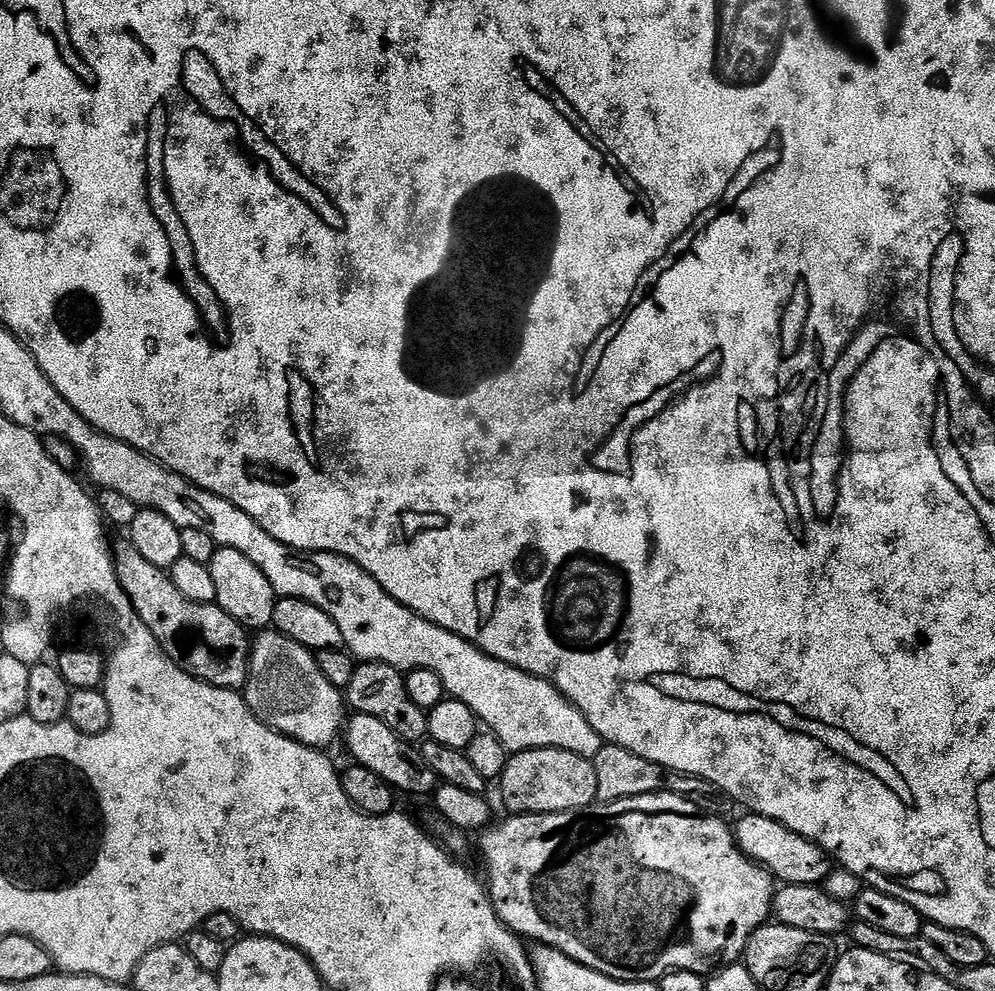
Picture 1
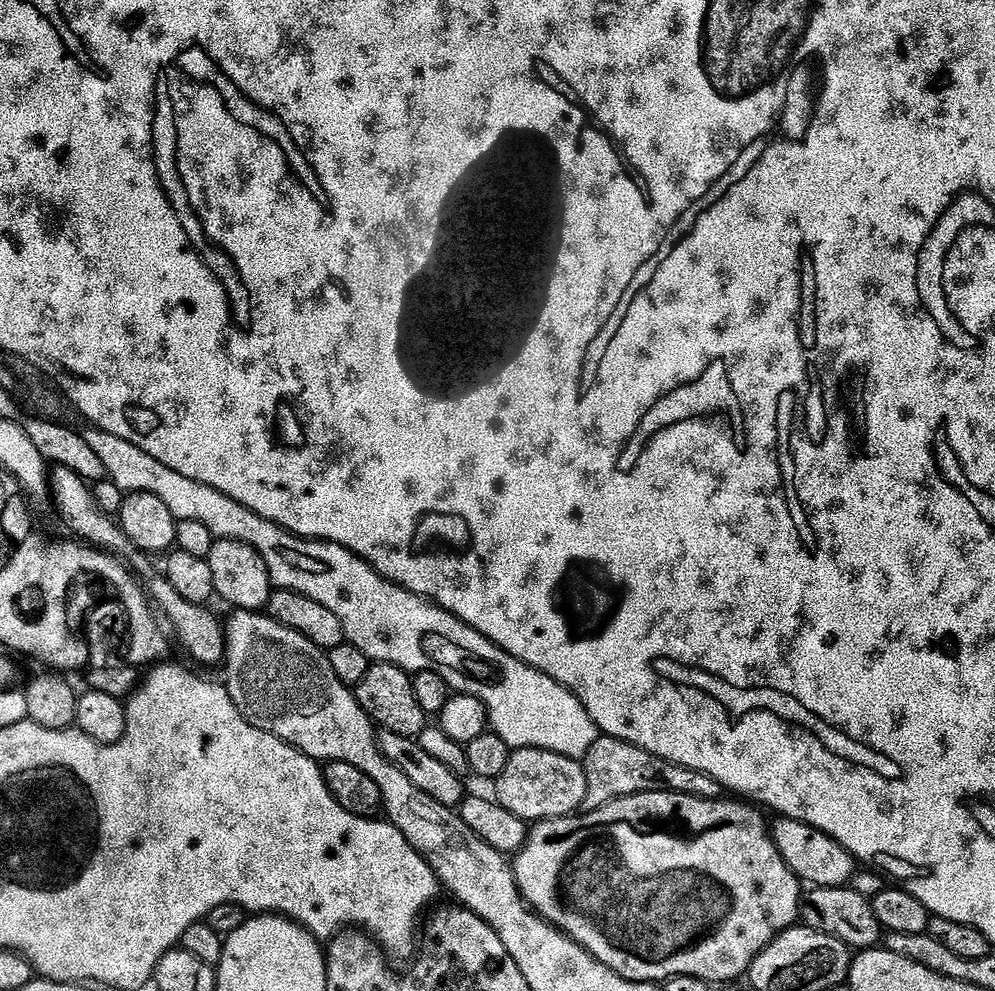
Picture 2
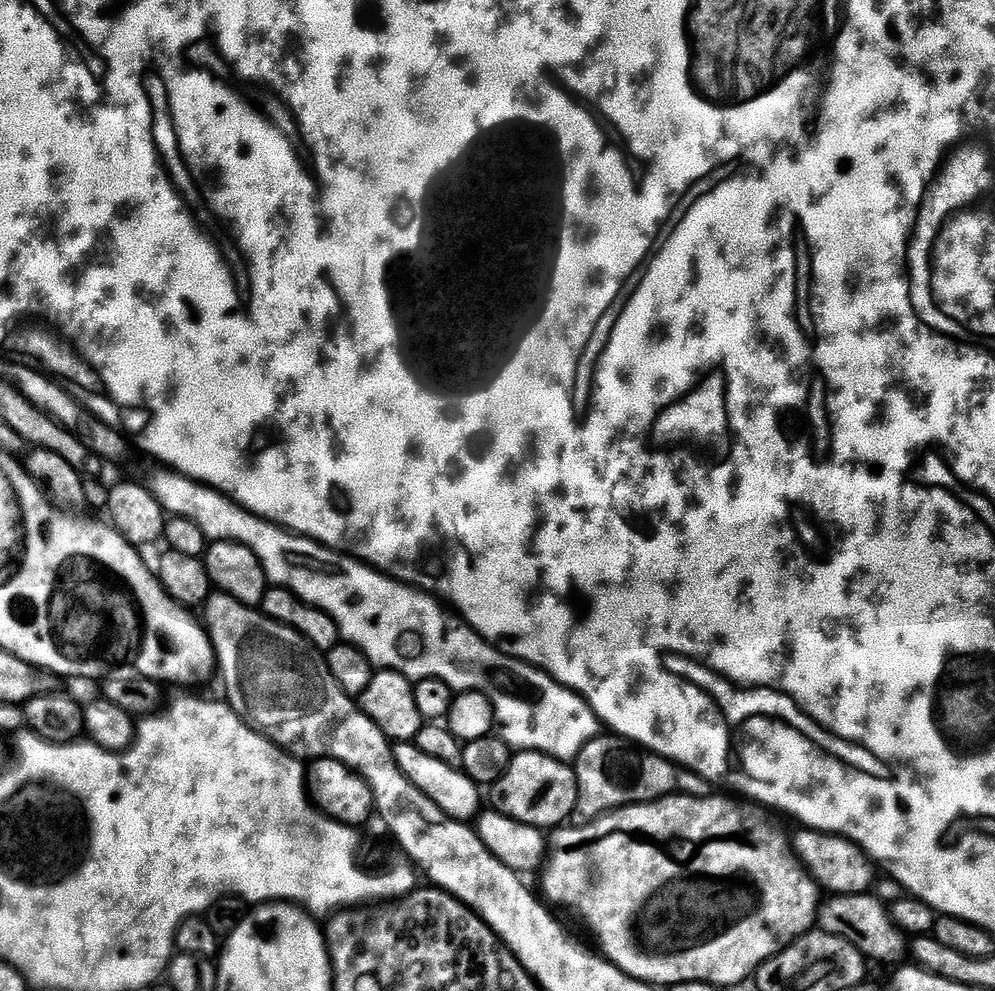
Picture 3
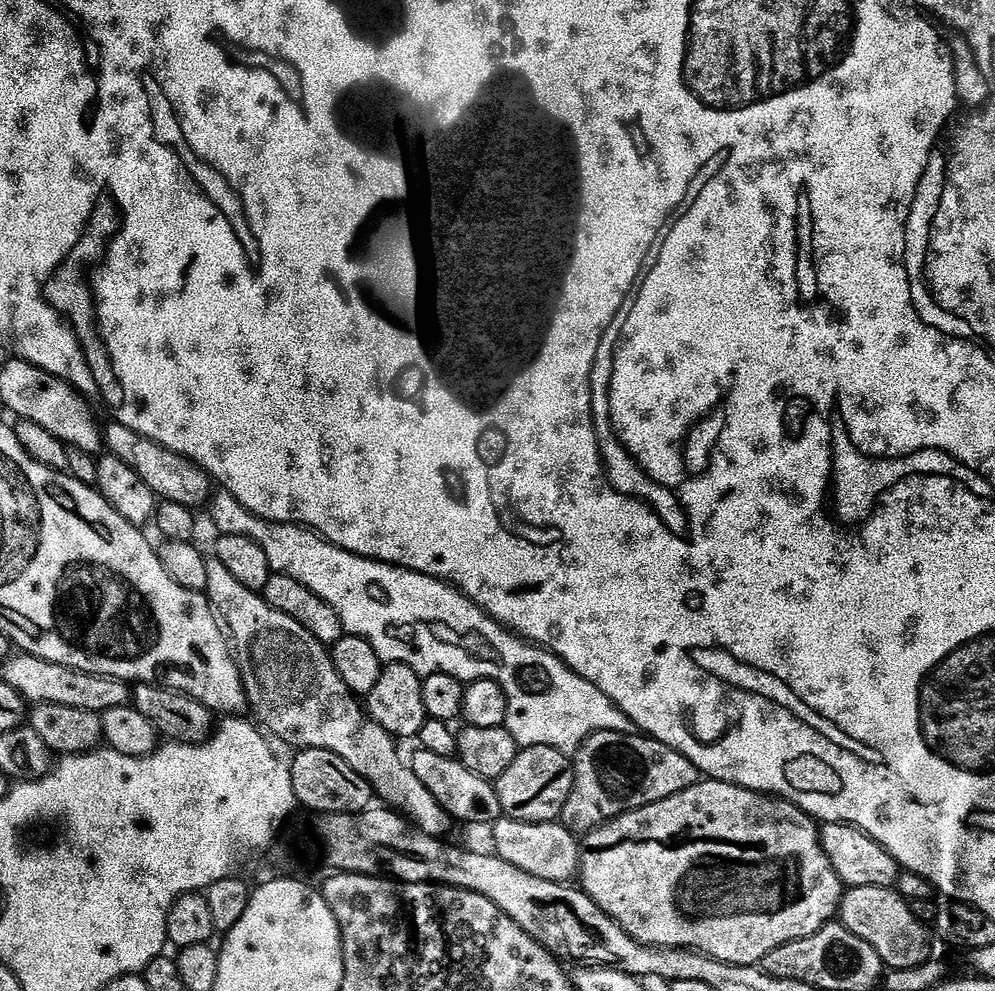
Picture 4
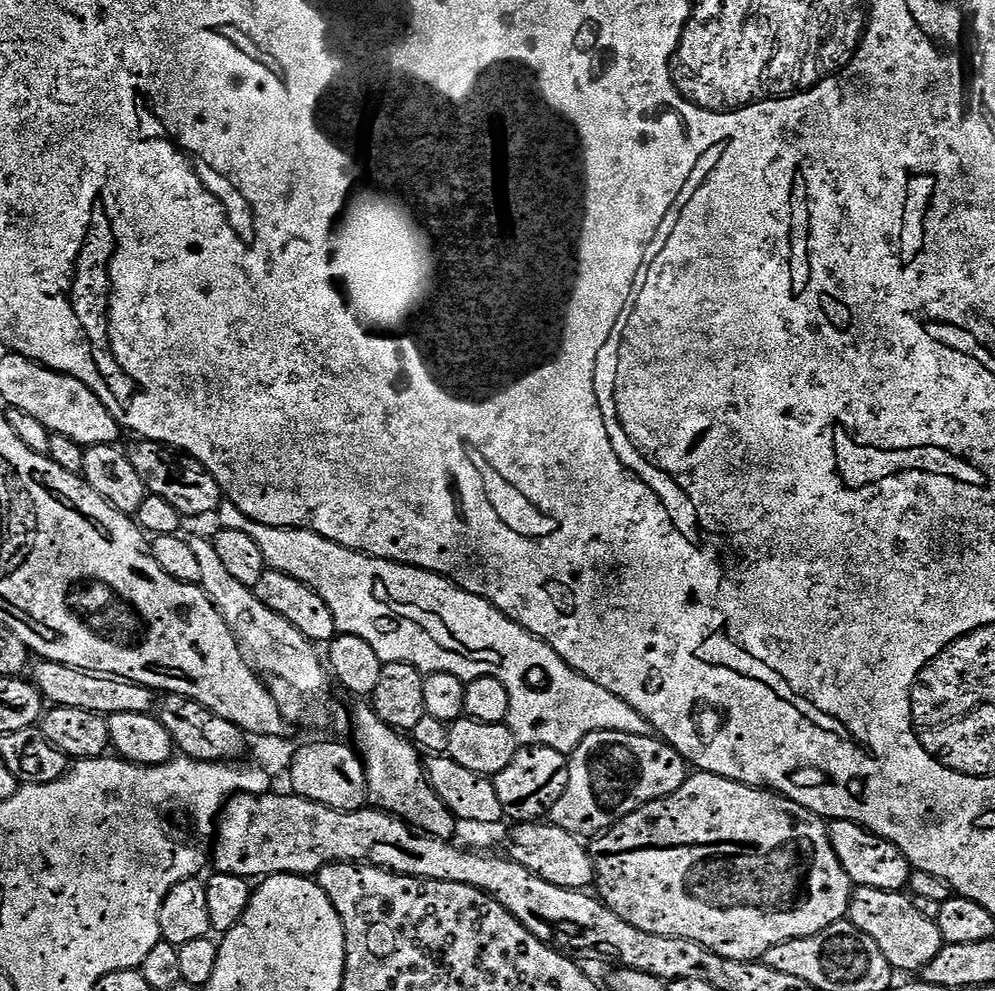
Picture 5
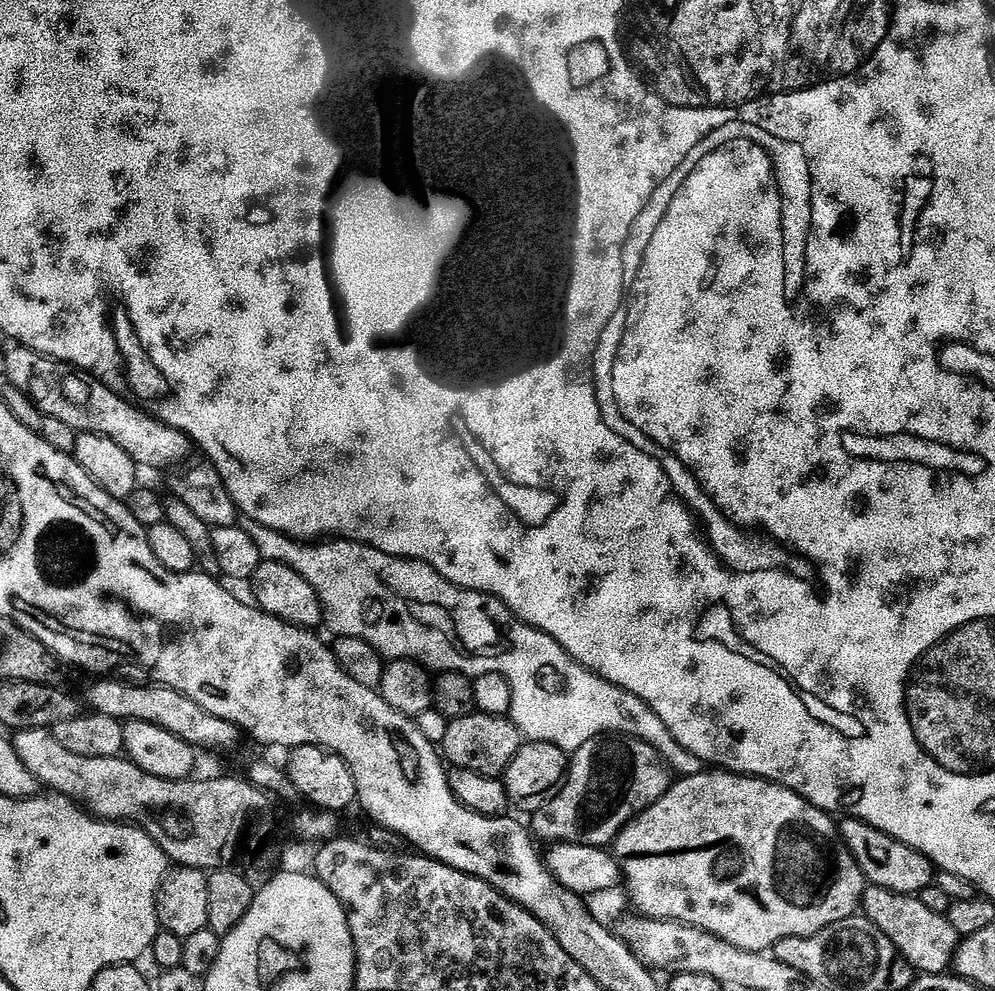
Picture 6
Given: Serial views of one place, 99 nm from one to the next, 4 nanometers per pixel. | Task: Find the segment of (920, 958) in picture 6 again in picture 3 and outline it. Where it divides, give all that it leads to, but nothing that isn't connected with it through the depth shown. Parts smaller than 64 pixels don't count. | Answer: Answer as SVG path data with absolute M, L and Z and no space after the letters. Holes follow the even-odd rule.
M874 894L833 895L831 898L825 899L821 903L818 913L818 928L819 931L846 938L869 961L881 960L884 964L892 964L895 960L906 956L910 948L905 933L892 920L889 905L885 904L883 900L879 900Z

